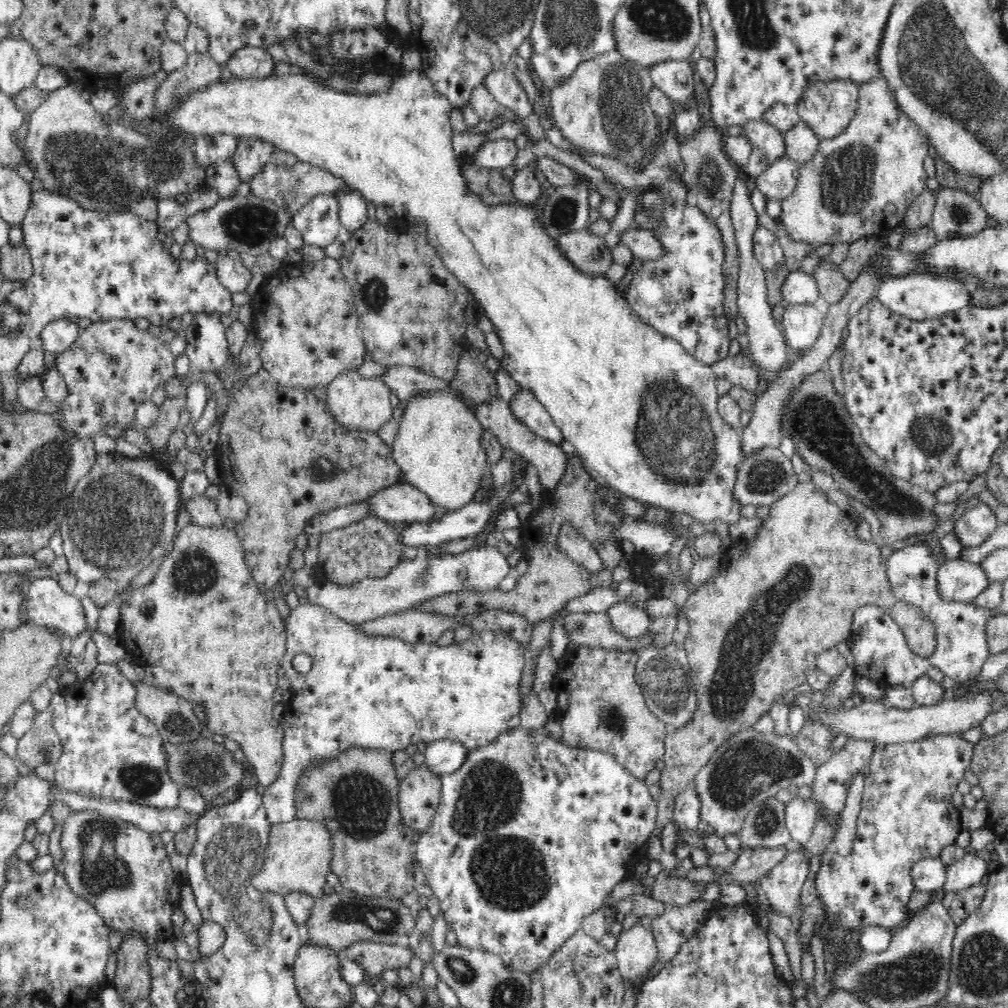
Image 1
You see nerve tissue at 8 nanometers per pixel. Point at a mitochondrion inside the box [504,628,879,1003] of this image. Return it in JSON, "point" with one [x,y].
{"point":[741,772]}

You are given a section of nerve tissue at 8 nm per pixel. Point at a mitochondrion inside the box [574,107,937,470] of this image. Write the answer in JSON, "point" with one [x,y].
{"point":[846,181]}

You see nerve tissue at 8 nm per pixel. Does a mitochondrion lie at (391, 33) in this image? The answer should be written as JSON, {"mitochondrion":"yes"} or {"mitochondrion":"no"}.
{"mitochondrion":"no"}

